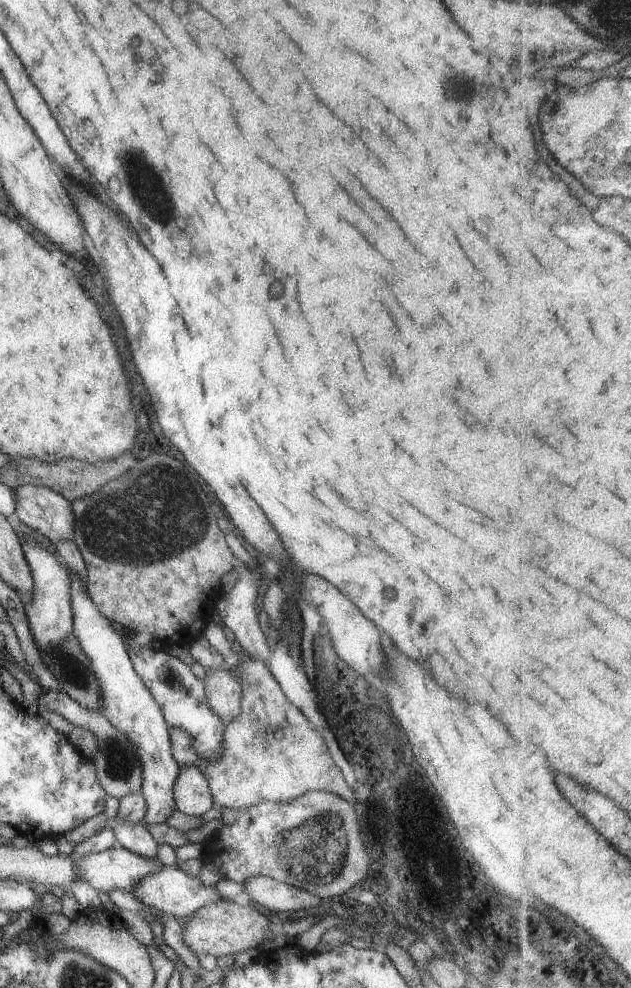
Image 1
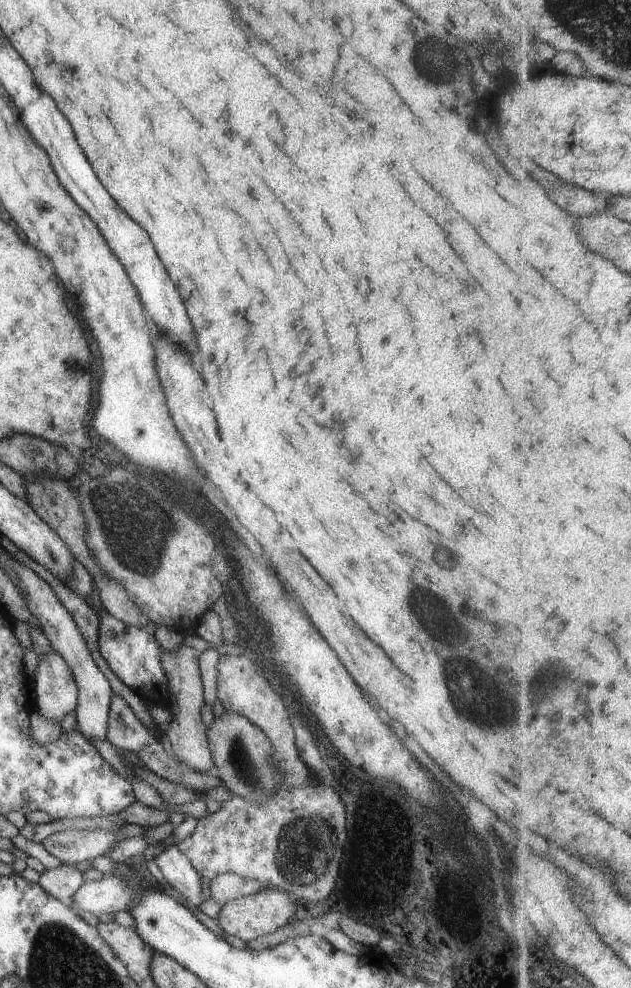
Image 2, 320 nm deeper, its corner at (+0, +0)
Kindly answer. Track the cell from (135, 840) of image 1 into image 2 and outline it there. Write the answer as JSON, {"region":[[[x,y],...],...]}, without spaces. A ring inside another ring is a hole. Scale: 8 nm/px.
{"region":[[[176,845],[163,850],[153,858],[164,880],[171,889],[182,894],[187,902],[198,907],[201,904],[201,881],[197,871],[191,866]]]}

